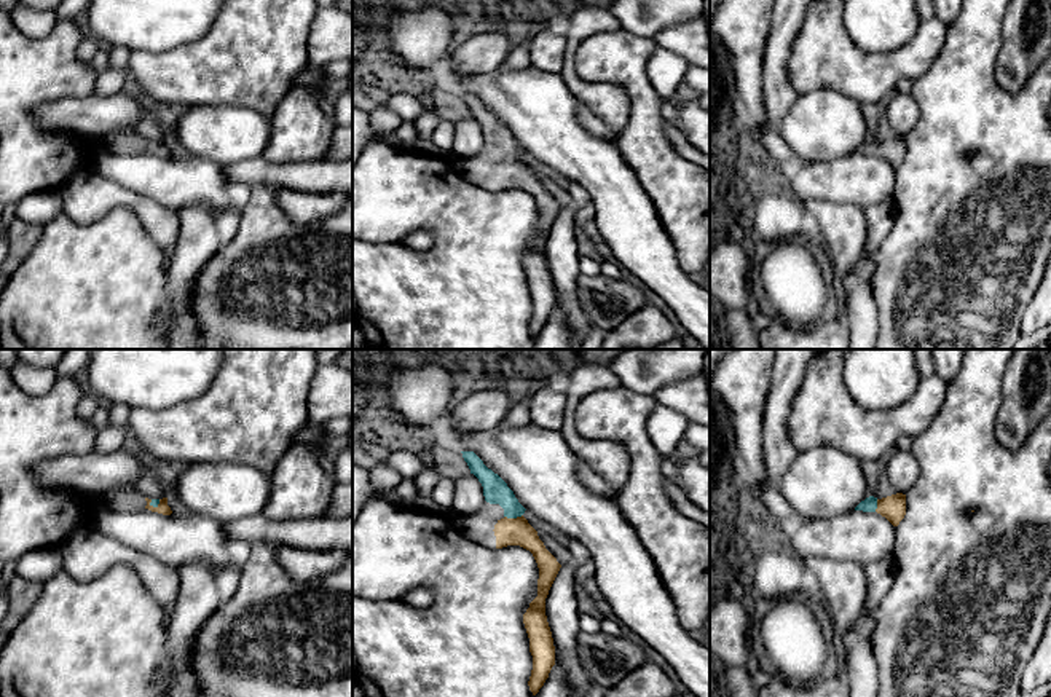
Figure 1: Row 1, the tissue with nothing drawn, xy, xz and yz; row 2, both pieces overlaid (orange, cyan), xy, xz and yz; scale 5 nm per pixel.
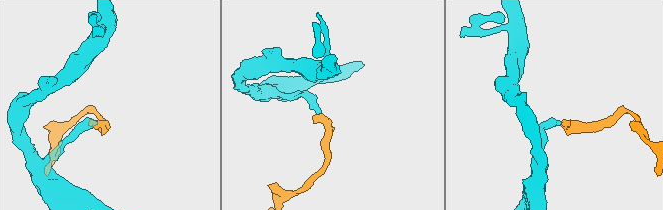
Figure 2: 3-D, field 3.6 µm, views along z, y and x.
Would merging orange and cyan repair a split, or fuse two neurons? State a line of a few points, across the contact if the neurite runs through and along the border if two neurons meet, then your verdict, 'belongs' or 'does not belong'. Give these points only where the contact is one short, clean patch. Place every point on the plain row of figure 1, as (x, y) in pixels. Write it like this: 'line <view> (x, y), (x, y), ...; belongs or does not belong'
line xz (509, 174), (512, 161), (512, 150), (495, 133); belongs

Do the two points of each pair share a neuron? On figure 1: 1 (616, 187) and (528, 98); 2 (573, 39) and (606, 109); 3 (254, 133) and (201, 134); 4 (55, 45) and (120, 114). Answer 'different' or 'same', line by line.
1: same
2: same
3: same
4: different

